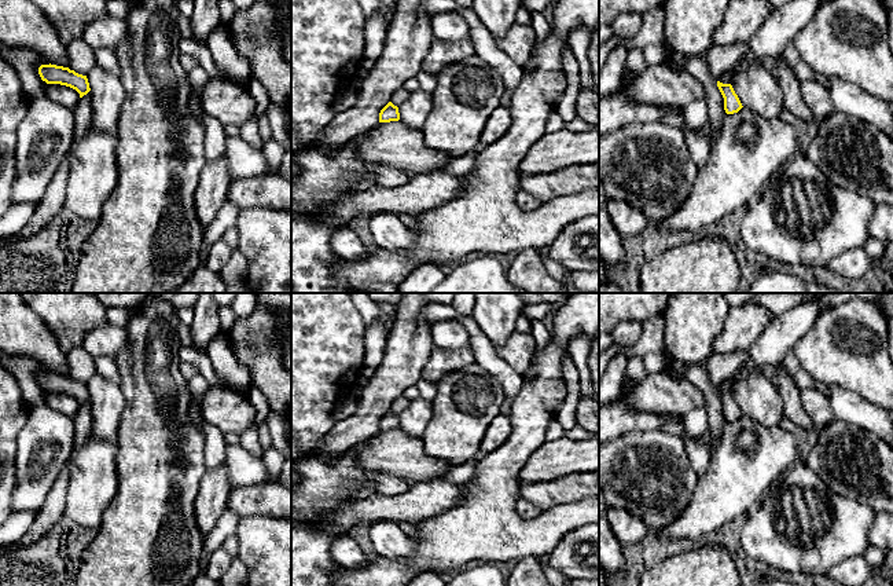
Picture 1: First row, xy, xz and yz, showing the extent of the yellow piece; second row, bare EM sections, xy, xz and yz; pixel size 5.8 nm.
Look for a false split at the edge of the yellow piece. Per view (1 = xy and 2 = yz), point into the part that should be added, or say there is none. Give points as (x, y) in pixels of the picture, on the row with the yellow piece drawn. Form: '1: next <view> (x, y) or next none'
1: next none
2: next none

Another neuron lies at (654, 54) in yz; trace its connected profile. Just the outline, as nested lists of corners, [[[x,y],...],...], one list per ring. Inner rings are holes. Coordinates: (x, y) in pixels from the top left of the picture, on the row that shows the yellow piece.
[[[650,44],[643,48],[643,56],[648,66],[664,63],[666,54],[665,44]]]

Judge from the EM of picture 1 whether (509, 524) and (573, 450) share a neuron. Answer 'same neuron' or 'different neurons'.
different neurons

